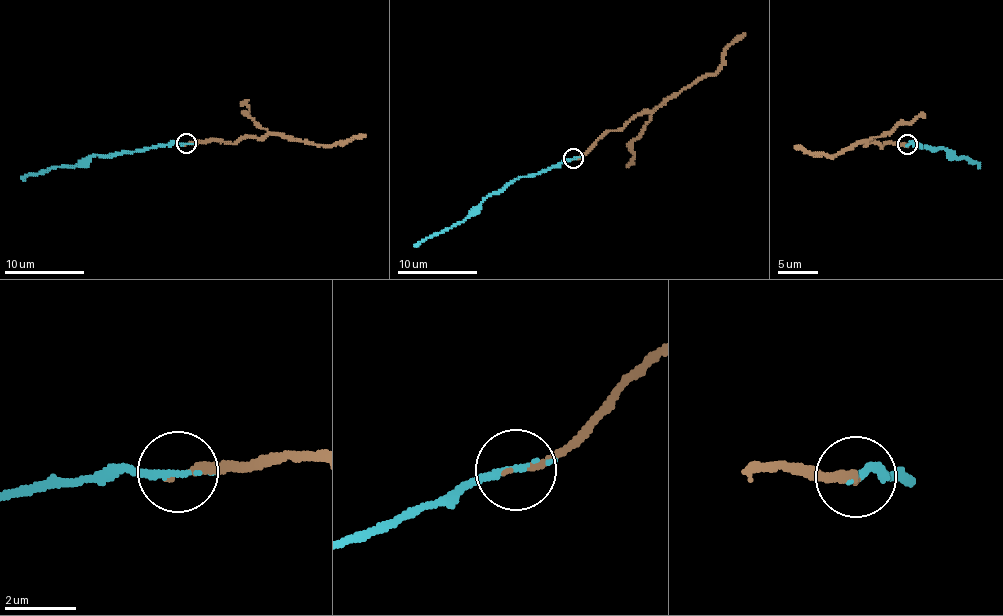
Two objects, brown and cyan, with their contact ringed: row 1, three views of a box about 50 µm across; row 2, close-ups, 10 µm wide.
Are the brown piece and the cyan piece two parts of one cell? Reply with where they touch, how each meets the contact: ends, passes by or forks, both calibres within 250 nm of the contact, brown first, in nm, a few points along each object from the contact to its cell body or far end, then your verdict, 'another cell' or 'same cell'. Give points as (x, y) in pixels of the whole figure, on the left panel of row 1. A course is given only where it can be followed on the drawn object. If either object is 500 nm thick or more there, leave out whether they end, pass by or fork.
(186, 143) | brown ends | cyan ends | 180/240 nm | brown via (185, 143), (212, 140), (236, 143), (247, 137), (265, 138), (269, 134), (329, 145), (342, 144), (365, 135) | cyan via (187, 143), (122, 151), (111, 156), (95, 154), (76, 166), (29, 173), (21, 178) | same cell

